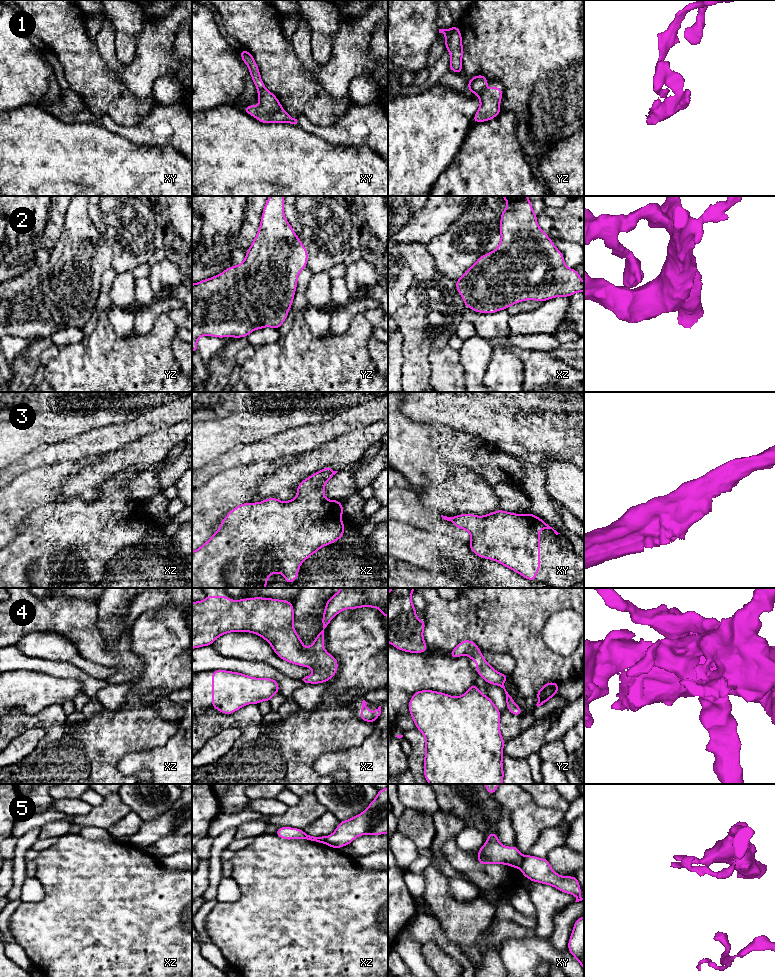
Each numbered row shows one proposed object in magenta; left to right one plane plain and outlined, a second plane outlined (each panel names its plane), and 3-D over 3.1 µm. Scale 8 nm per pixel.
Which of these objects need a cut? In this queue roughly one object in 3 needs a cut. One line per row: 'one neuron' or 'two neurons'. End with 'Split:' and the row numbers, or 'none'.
1: two neurons
2: one neuron
3: one neuron
4: one neuron
5: two neurons
Split: 1, 5

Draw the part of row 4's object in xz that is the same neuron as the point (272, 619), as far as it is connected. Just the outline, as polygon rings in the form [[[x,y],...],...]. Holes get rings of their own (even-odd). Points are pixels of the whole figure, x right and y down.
[[[341,588],[325,604],[322,630],[312,645],[305,648],[293,627],[294,608],[290,601],[263,597],[231,600],[228,596],[205,596],[203,601],[192,602],[192,649],[210,646],[218,637],[230,632],[250,632],[266,640],[280,659],[311,668],[315,675],[304,677],[302,680],[305,683],[325,683],[335,676],[338,669],[338,660],[323,647],[326,628],[343,610],[362,607],[378,608],[388,619],[388,588]]]

